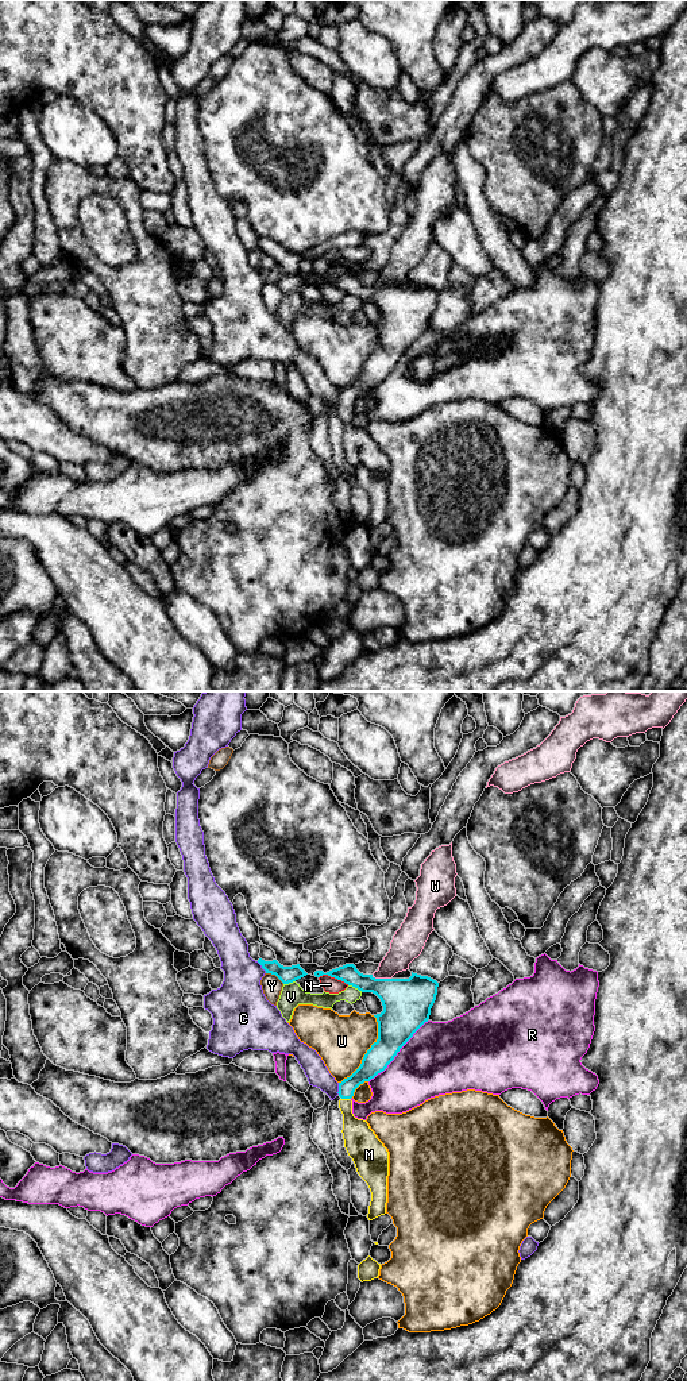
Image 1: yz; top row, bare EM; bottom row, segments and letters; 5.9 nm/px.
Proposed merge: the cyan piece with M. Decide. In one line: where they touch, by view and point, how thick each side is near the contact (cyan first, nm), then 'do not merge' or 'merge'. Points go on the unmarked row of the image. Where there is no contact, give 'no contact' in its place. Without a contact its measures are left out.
yz (346, 407) | 120/180 nm | merge

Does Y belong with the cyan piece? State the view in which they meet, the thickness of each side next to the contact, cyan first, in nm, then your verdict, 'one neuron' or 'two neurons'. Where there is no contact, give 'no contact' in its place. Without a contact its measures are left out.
meets cyan in yz; 100 nm thick on the cyan side, 120 nm on the other; two neurons

